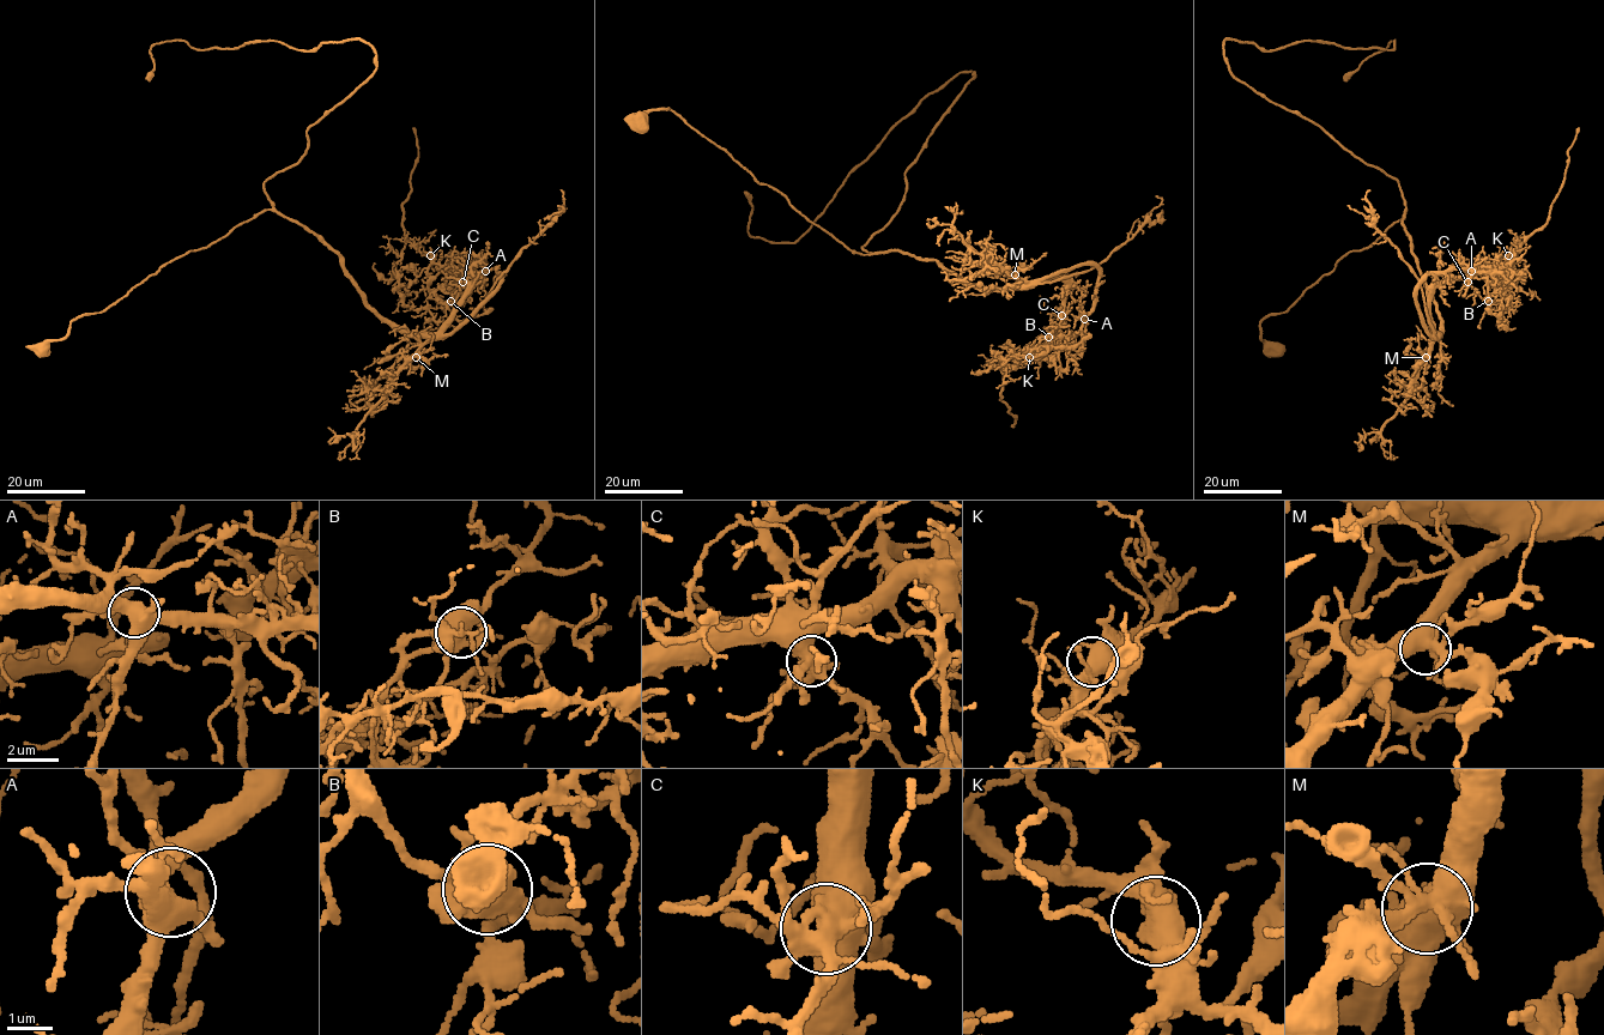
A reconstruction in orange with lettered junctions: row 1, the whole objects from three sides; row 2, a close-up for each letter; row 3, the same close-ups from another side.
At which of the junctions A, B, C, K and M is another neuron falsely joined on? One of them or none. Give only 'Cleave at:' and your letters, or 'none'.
Cleave at: B

